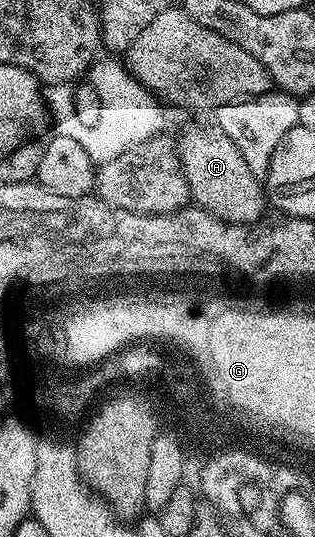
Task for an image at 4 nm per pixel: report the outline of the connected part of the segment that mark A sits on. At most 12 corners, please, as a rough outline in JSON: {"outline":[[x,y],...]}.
{"outline":[[190,128],[190,201],[225,223],[255,222],[265,190],[237,144]]}

